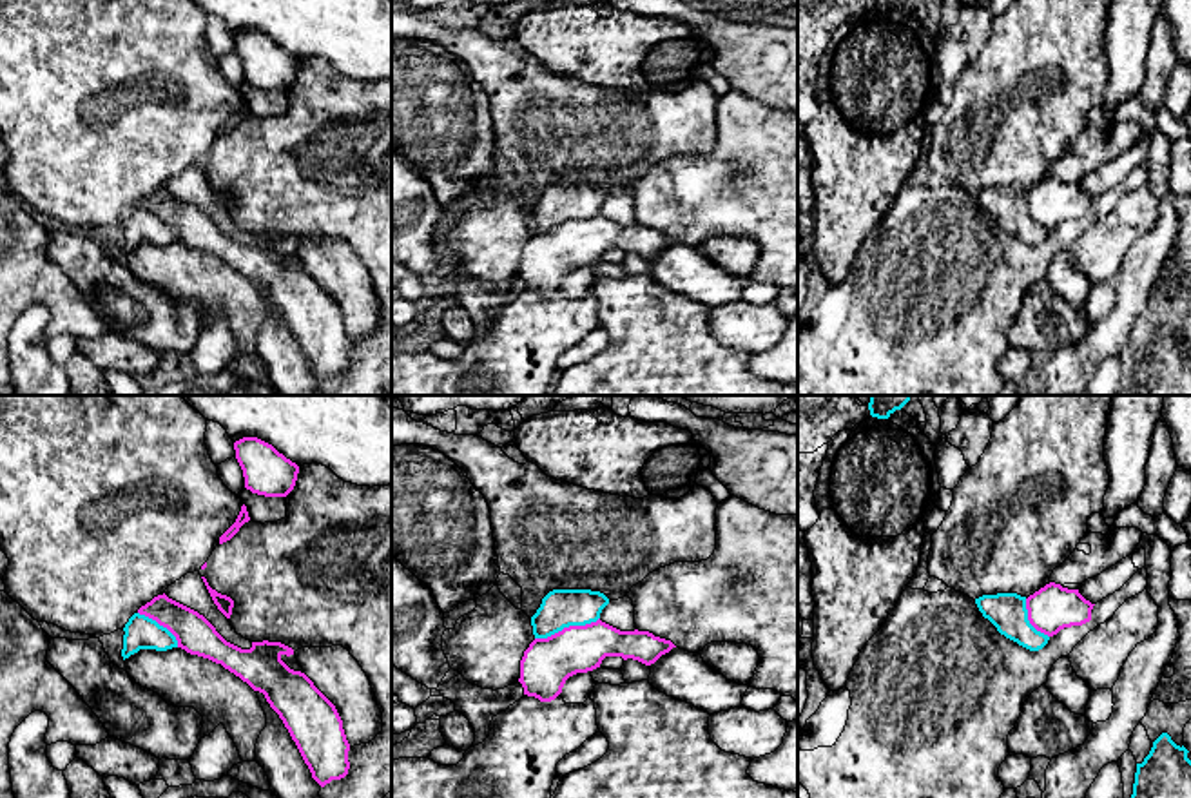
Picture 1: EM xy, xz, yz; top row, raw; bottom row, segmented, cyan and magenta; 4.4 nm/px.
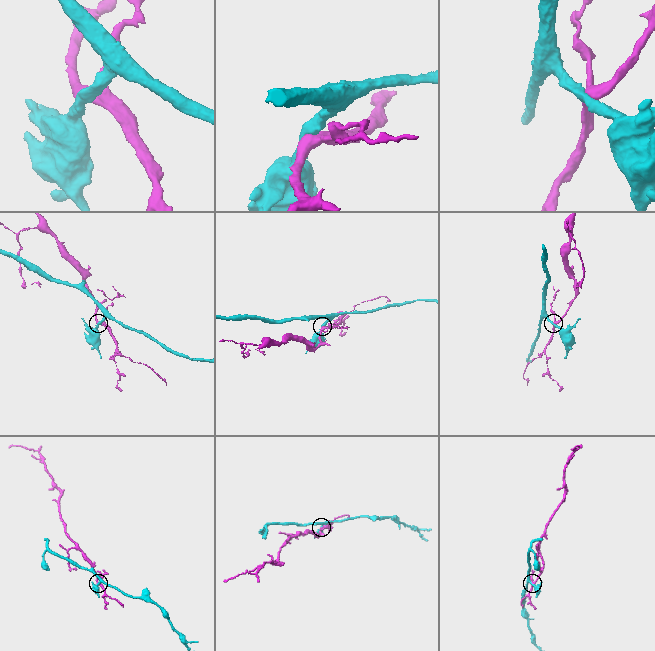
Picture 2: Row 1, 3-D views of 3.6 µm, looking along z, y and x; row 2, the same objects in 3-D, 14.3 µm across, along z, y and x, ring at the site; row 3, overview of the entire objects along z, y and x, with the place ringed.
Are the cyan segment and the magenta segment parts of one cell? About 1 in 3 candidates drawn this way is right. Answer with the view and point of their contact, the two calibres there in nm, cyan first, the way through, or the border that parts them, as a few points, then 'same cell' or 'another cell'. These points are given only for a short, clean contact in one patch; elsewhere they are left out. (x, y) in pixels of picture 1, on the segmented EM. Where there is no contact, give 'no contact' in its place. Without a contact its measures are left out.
meets cyan in xz at (566, 626); 180 nm thick on the cyan side, 220 nm on the other; border along xz (599, 617), (535, 639); another cell

